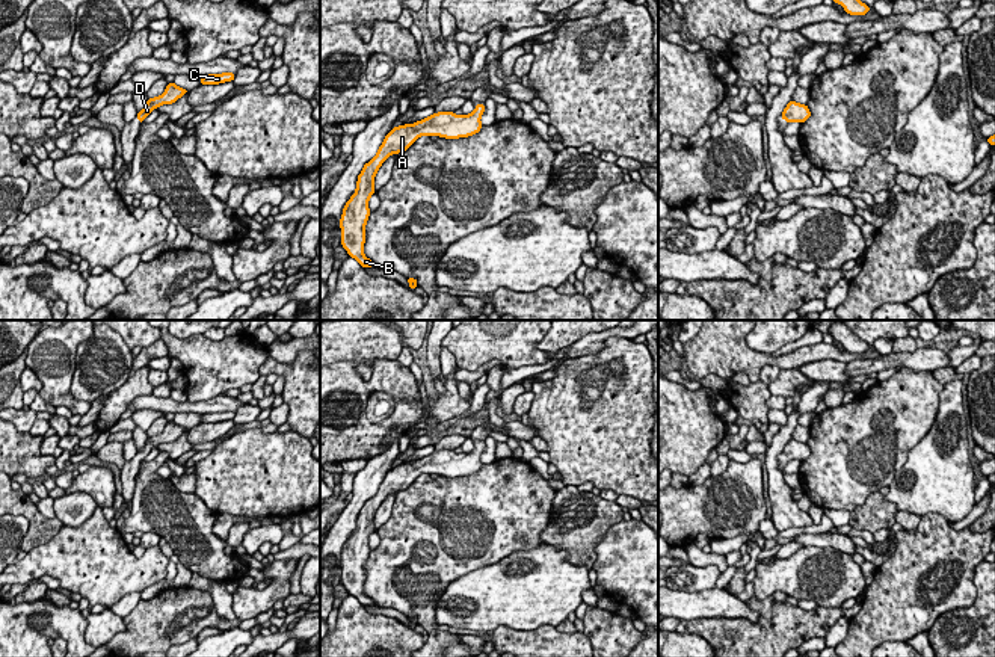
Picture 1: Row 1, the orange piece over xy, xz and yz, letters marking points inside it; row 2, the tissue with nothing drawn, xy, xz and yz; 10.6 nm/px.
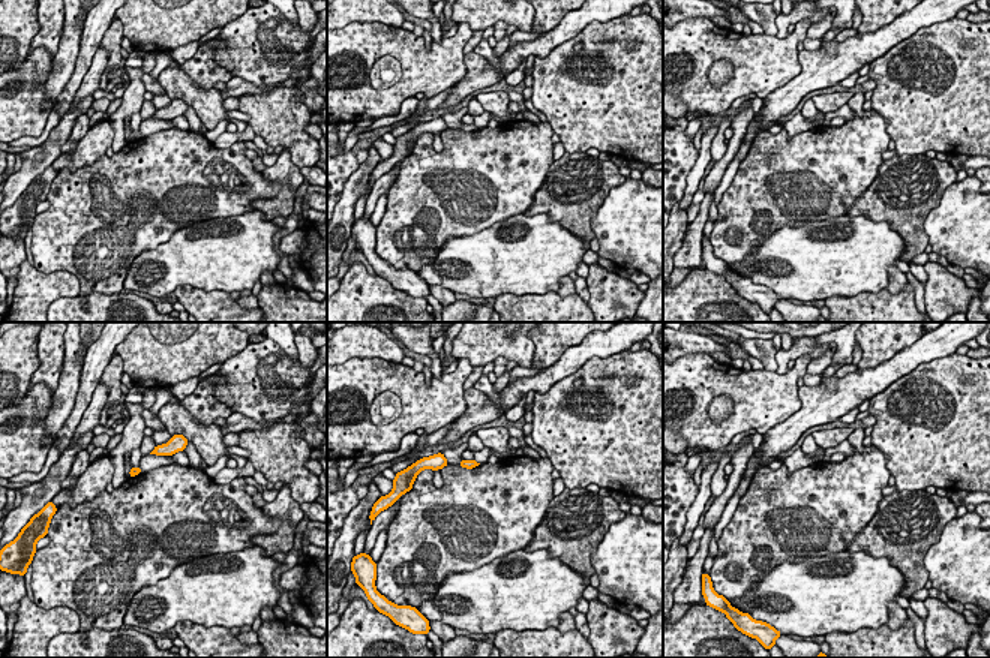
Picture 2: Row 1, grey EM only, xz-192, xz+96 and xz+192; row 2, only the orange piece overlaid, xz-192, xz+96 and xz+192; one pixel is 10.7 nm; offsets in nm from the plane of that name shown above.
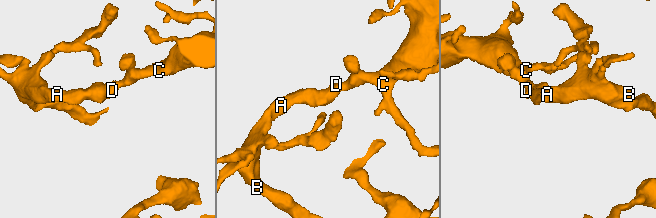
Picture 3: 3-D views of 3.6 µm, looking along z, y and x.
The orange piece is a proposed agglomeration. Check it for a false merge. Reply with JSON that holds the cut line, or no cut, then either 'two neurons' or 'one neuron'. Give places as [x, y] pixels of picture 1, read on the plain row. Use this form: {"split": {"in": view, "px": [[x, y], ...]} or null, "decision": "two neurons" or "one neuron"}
{"split": null, "decision": "one neuron"}

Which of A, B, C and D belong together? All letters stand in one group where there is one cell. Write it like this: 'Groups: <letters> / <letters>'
Groups: A B C D

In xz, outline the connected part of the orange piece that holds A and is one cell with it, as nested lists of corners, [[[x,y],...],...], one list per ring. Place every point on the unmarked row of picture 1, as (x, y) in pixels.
[[[476,443],[470,453],[454,450],[436,450],[415,462],[394,465],[384,477],[376,494],[364,503],[358,514],[356,529],[346,541],[340,557],[341,585],[362,606],[374,601],[364,594],[365,562],[370,554],[368,538],[374,533],[374,515],[382,501],[391,494],[406,489],[420,474],[439,474],[445,477],[468,476],[483,465],[480,456],[485,443]]]

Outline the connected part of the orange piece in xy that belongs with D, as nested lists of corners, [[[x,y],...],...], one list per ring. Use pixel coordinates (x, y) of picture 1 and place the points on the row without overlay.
[[[174,420],[168,421],[165,430],[160,435],[148,436],[145,446],[137,450],[139,461],[142,462],[143,458],[159,444],[172,443],[184,432],[189,432],[189,429],[178,426]]]

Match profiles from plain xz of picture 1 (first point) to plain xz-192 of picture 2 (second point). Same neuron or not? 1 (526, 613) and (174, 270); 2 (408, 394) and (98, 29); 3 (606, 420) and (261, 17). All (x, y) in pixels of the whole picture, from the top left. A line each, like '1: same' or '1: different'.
1: same
2: different
3: same

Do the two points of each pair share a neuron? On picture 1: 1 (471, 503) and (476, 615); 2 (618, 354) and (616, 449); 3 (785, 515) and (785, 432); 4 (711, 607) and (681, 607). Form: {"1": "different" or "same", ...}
{"1": "different", "2": "same", "3": "same", "4": "same"}

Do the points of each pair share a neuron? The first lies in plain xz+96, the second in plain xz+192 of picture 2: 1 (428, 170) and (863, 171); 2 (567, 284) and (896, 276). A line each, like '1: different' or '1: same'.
1: same
2: same

